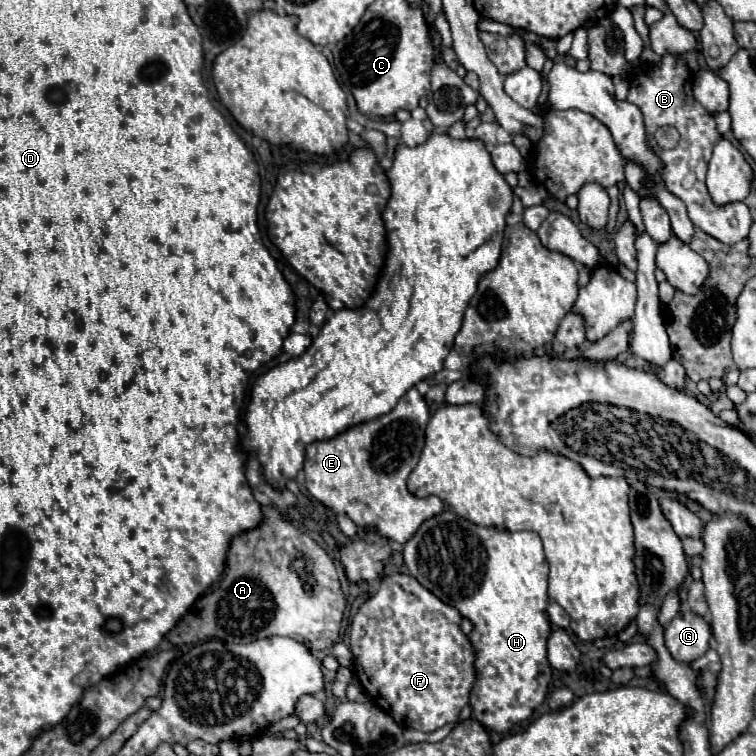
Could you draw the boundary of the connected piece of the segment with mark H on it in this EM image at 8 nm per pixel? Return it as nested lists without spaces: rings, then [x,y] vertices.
[[[445,510],[423,522],[415,536],[405,544],[403,558],[411,576],[421,586],[445,604],[457,608],[461,616],[469,618],[473,624],[469,634],[469,642],[475,652],[475,684],[469,696],[473,716],[487,730],[499,734],[507,734],[511,732],[511,726],[529,720],[543,704],[551,686],[551,664],[547,660],[547,638],[551,634],[551,622],[547,618],[549,564],[541,538],[535,532],[483,528],[451,510]]]

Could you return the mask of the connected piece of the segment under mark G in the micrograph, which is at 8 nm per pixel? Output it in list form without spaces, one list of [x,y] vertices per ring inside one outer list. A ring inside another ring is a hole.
[[[681,610],[665,628],[665,644],[677,662],[693,662],[709,650],[709,622],[691,610]]]

